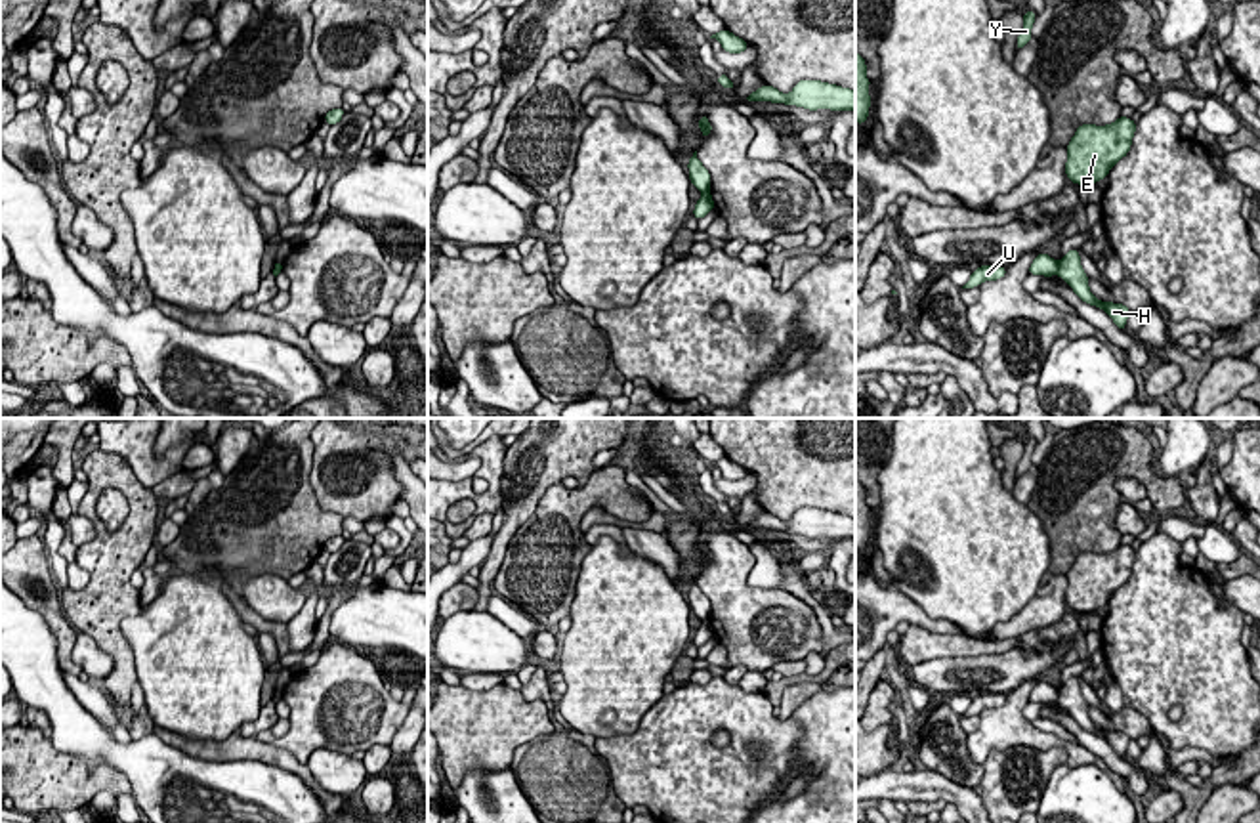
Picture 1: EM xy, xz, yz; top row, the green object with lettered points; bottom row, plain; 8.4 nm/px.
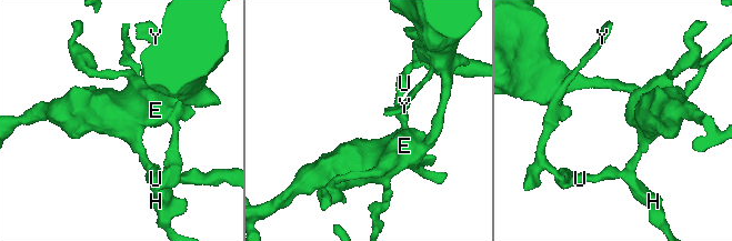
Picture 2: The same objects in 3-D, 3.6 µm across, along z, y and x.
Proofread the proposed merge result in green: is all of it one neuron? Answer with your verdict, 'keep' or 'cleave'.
cleave

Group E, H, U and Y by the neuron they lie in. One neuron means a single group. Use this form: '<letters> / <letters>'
E H / U Y

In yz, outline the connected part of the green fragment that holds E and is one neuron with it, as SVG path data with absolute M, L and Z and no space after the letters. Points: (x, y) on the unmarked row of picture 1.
M1119 544L1113 552L1081 552L1067 571L1067 607L1082 615L1107 605L1109 598L1128 582L1136 550Z

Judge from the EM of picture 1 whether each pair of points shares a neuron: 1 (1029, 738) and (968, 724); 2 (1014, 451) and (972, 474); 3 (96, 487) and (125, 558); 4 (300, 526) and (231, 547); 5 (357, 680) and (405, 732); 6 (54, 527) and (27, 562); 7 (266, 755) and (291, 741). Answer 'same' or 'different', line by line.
1: different
2: different
3: same
4: same
5: different
6: different
7: different

